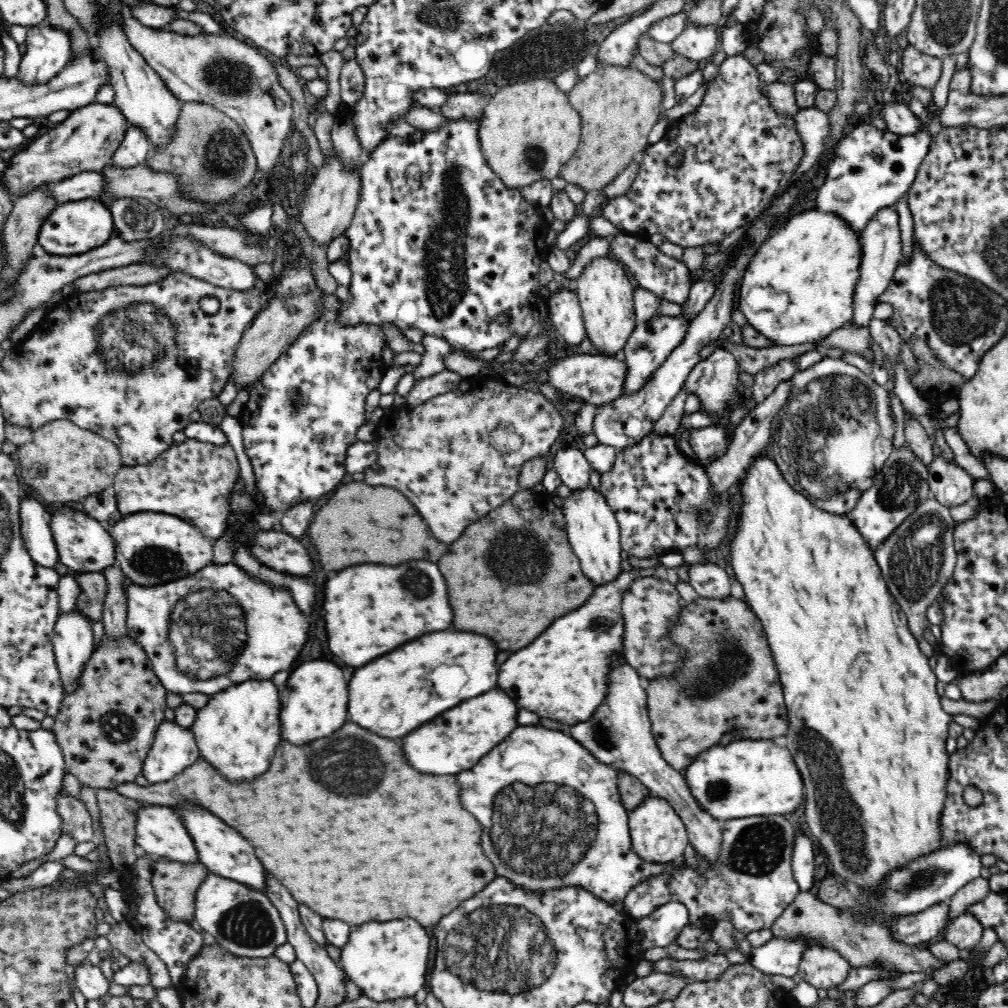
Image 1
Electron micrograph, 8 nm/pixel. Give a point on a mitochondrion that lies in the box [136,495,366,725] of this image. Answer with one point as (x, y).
(203, 632)

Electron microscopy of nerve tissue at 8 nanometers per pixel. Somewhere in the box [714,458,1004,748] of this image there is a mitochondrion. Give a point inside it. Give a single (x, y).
(916, 561)

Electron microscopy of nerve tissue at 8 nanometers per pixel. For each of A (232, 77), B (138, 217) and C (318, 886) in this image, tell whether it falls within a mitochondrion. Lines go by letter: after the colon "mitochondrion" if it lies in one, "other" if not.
A: mitochondrion
B: mitochondrion
C: other

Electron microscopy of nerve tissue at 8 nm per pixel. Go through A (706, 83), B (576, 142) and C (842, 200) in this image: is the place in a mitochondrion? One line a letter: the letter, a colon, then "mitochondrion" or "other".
A: other
B: other
C: mitochondrion

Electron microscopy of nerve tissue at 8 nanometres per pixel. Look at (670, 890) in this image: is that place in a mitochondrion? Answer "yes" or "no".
no

